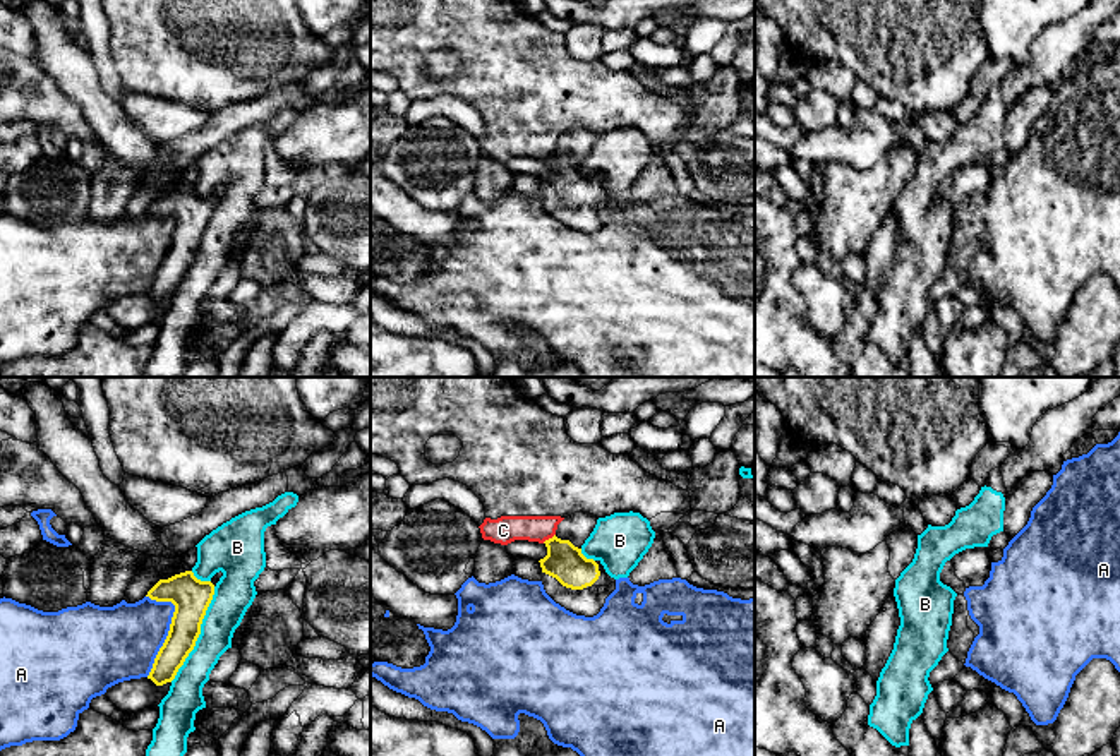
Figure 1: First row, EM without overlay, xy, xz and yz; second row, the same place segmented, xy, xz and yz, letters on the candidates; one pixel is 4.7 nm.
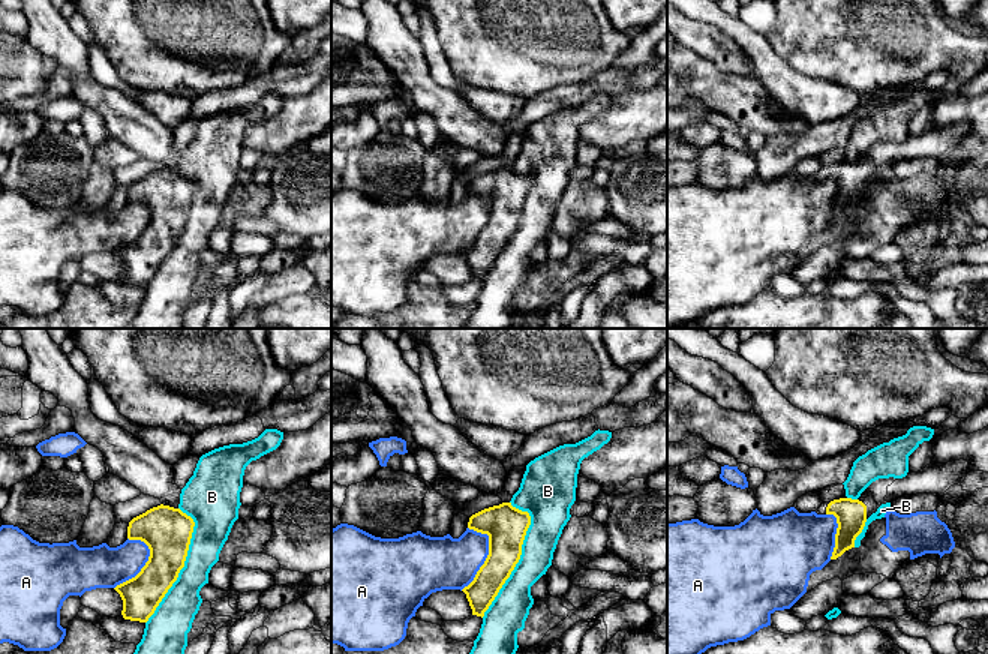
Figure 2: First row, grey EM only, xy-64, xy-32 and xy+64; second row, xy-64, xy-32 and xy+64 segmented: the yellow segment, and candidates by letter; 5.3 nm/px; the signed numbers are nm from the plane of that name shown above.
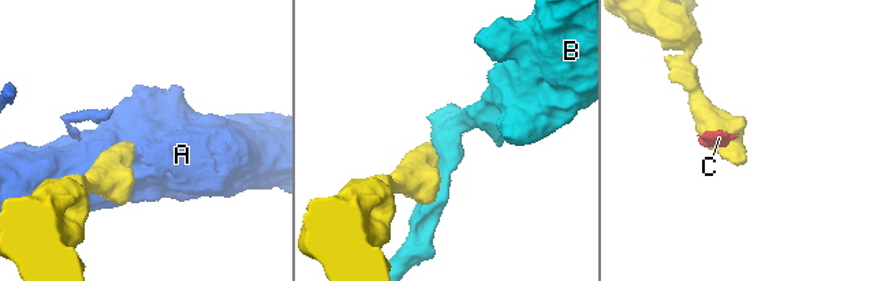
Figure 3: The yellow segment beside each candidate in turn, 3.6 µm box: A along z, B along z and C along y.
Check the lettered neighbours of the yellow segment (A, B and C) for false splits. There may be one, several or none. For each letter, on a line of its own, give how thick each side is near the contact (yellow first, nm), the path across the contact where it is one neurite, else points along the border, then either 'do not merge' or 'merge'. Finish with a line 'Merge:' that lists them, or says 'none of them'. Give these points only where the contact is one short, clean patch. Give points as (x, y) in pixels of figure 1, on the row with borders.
A: calibres 180 and 340 nm; do not merge
B: calibres 180 and 190 nm; do not merge
C: calibres 170 and 130 nm; border xz (554, 534), (542, 542); do not merge
Merge: none of them

